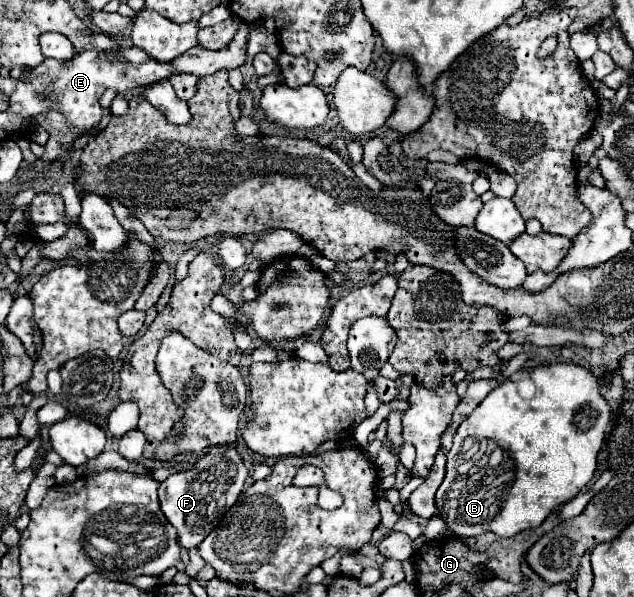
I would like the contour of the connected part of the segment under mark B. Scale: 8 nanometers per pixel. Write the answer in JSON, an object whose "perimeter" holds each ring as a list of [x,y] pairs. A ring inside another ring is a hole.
{"perimeter":[[[554,363],[532,369],[536,395],[522,399],[514,381],[500,383],[474,411],[462,421],[448,453],[446,477],[436,491],[436,507],[454,535],[472,537],[492,531],[500,537],[538,527],[558,505],[574,499],[596,471],[596,455],[610,427],[610,407],[598,391],[596,377],[578,365]]]}

